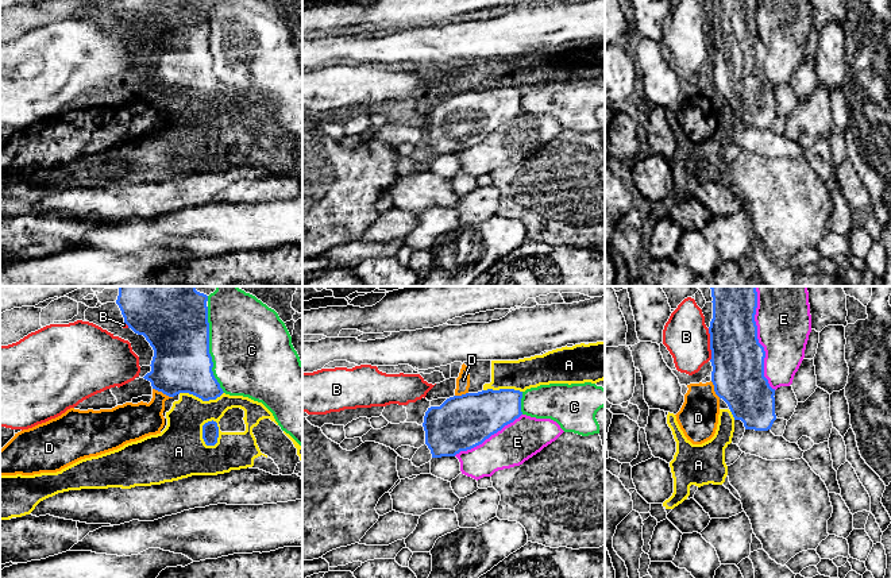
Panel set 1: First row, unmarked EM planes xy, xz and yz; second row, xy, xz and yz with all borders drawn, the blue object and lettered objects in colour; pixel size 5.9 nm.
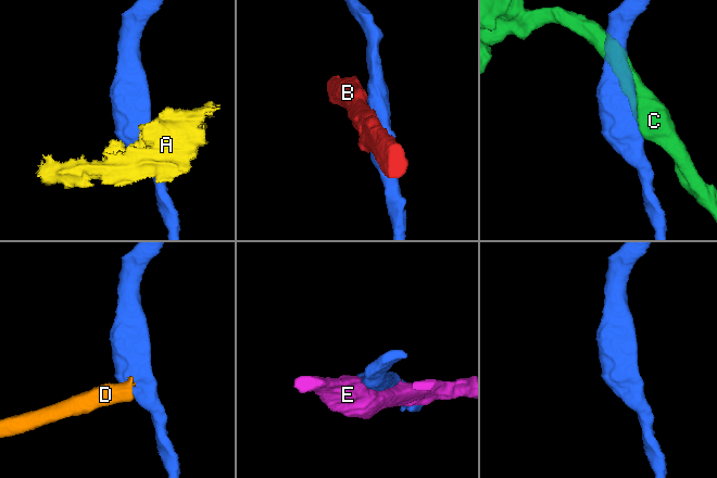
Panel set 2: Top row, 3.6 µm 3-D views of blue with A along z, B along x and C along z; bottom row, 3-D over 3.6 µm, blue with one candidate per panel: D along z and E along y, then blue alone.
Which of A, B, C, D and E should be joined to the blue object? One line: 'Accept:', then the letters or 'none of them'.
Accept: none of them

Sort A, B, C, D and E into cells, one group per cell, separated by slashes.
A D / B / C / E

